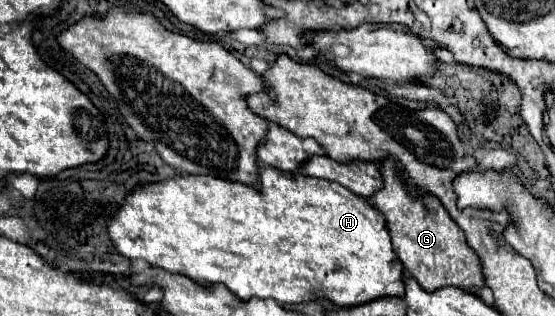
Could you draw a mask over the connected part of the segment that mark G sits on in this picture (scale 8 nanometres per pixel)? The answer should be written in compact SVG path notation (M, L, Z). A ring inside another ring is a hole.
M384 160L378 166L384 176L384 188L372 196L372 202L388 220L394 252L404 264L406 272L414 280L418 280L418 284L426 292L434 292L444 286L456 286L460 290L480 294L484 286L482 264L476 258L476 252L464 240L464 232L458 228L456 222L452 222L444 206L432 196L426 196L428 206L426 200L412 198L406 192L402 176L394 174L394 164L390 160Z

